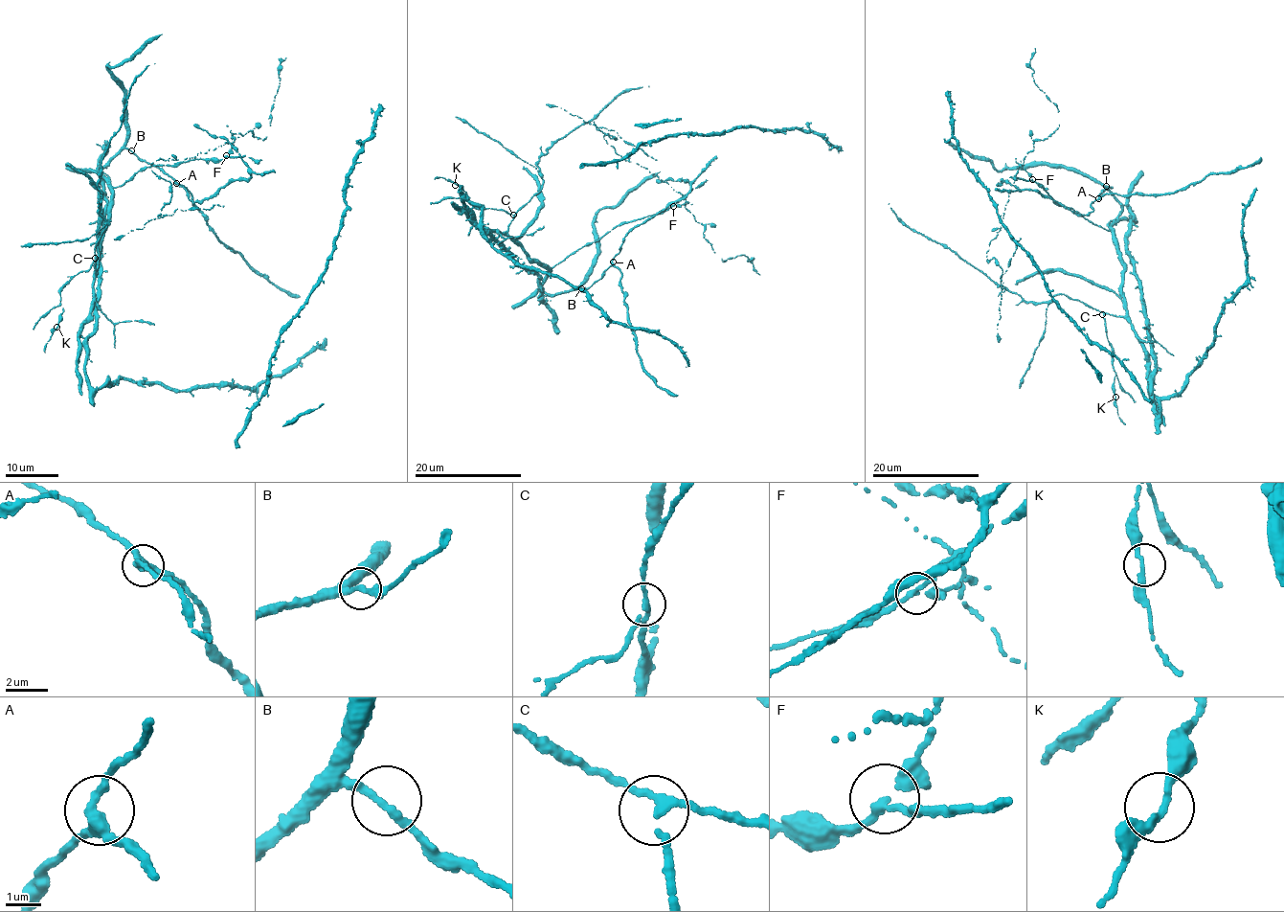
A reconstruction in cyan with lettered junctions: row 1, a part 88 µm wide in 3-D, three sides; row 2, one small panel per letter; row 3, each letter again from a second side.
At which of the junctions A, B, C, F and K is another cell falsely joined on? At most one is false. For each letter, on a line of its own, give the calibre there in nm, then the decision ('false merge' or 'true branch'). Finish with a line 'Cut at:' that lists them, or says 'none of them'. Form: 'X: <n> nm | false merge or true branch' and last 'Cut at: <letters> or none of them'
A: 300 nm | true branch
B: 240 nm | true branch
C: 220 nm | true branch
F: 220 nm | false merge
K: 220 nm | true branch
Cut at: F

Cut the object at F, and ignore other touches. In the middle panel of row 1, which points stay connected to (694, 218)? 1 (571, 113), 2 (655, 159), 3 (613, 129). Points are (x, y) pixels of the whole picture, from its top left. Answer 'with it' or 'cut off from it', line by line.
1: with it
2: with it
3: with it

